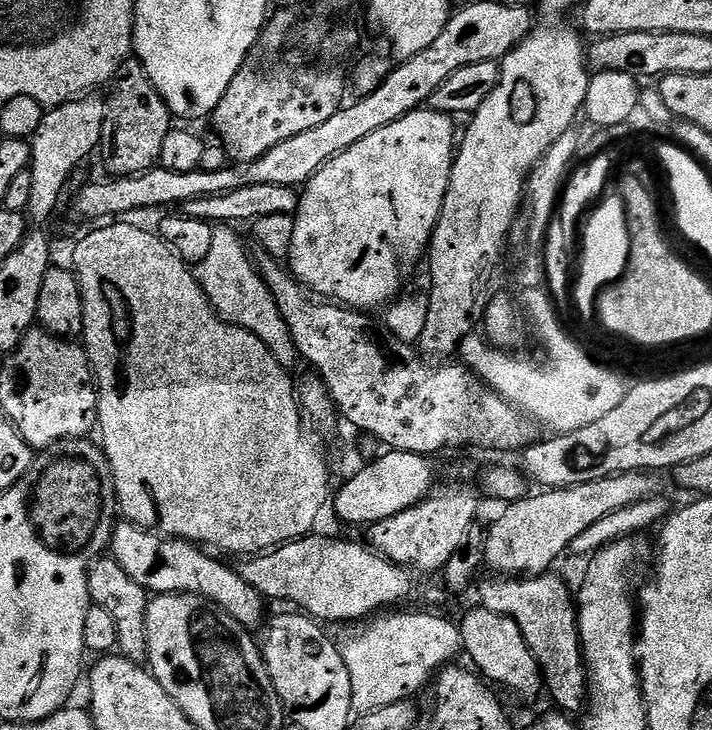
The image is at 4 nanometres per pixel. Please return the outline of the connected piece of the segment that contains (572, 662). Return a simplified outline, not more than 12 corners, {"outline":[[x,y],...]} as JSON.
{"outline":[[560,576],[481,583],[564,714],[590,695],[577,601]]}

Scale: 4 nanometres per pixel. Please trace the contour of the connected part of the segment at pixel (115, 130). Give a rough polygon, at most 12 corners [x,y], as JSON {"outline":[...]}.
{"outline":[[125,60],[106,96],[98,157],[109,177],[159,165],[174,117]]}

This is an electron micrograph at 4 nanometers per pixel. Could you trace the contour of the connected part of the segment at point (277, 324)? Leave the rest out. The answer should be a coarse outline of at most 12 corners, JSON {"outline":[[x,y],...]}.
{"outline":[[215,225],[200,288],[283,368],[299,352],[237,229]]}

